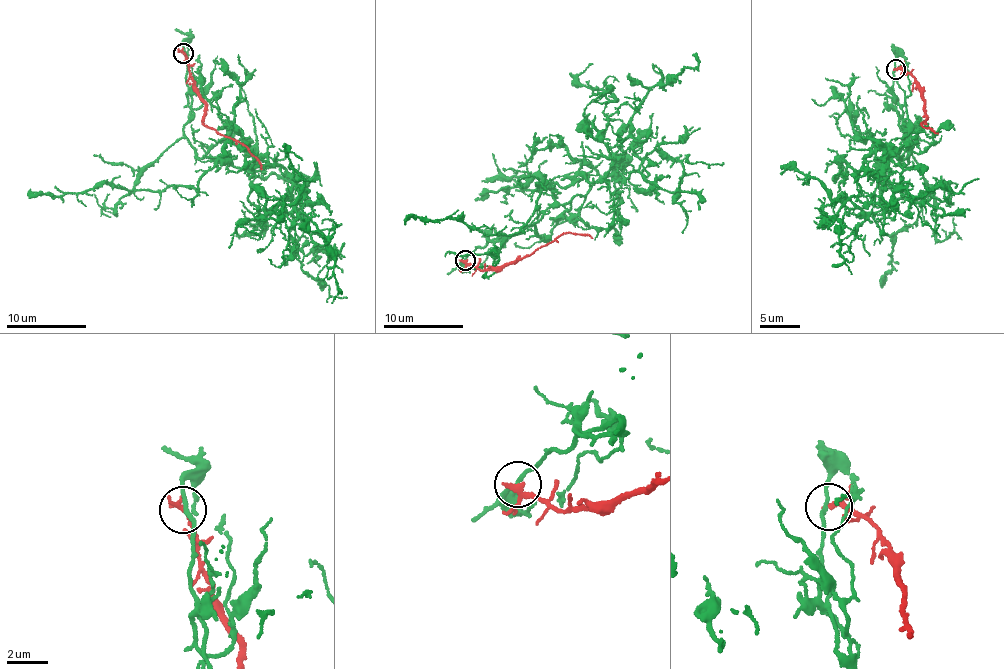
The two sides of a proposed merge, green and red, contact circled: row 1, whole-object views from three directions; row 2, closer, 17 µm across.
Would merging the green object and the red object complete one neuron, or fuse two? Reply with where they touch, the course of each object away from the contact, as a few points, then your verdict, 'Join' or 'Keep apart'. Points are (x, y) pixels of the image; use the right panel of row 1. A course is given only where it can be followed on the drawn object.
Place: (896, 69). Course of green: (895, 68), (908, 161), (888, 144), (884, 207), (830, 203), (821, 181), (789, 168), (781, 174). Course of red: (895, 68), (914, 76), (915, 86), (925, 101), (927, 117), (921, 124), (938, 133). Keep apart

